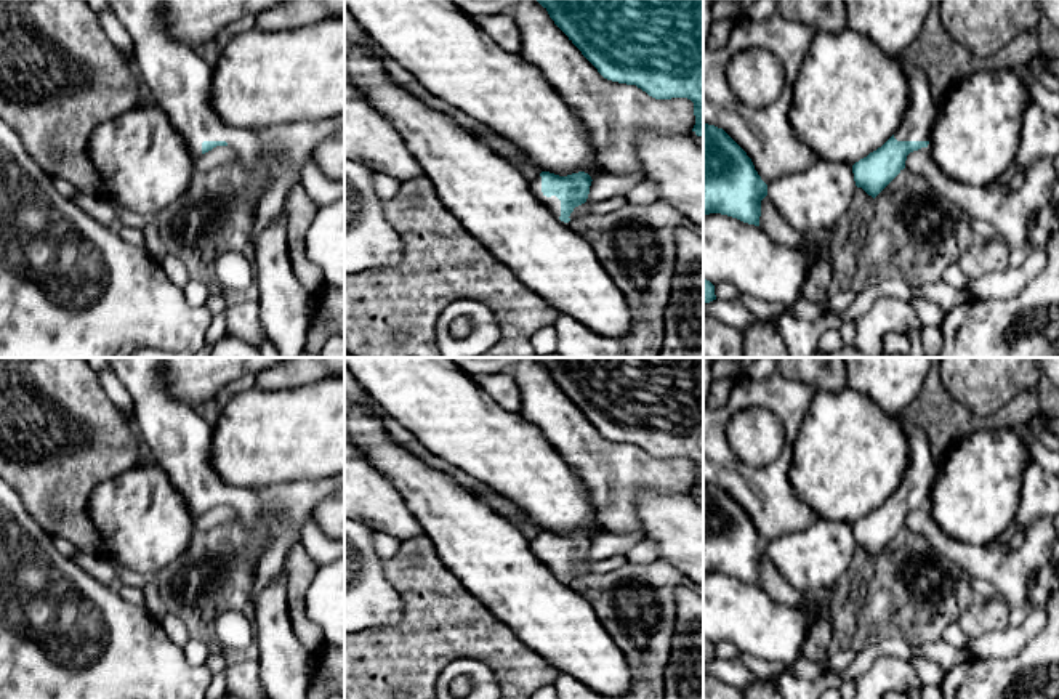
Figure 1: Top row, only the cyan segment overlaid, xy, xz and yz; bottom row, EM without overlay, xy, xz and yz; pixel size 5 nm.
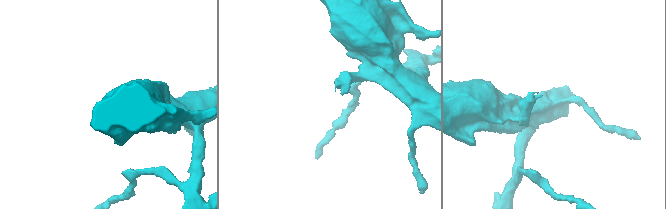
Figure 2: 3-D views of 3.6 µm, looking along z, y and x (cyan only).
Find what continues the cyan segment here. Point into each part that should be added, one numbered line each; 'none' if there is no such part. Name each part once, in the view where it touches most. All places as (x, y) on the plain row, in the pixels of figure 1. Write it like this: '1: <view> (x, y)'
1: xz (553, 563)

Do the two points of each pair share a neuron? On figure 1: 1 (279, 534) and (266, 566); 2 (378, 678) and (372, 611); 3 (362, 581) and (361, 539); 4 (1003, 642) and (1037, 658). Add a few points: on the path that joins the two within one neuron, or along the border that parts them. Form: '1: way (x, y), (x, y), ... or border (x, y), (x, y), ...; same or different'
1: way (279, 542), (273, 558); same
2: border (404, 605), (402, 616), (391, 626), (361, 630); different
3: way (361, 571), (361, 549); same
4: border (1042, 627), (1011, 656), (986, 658); different

